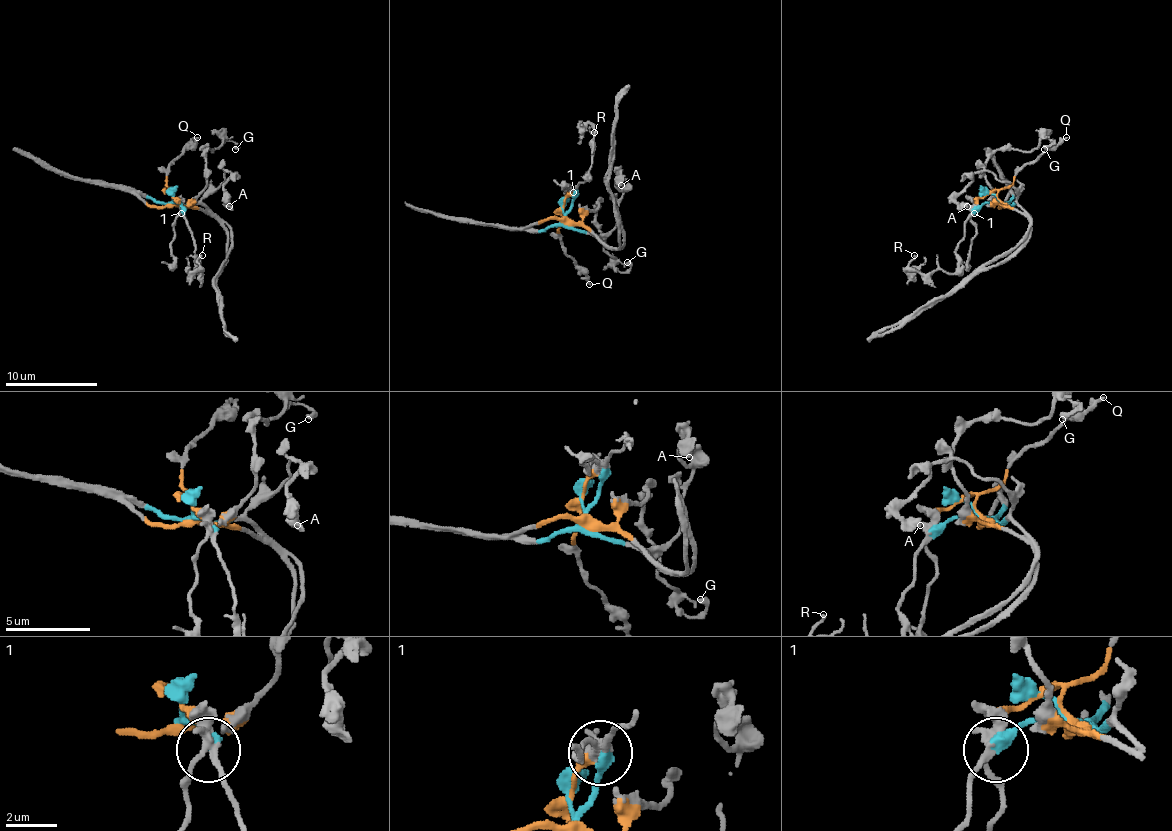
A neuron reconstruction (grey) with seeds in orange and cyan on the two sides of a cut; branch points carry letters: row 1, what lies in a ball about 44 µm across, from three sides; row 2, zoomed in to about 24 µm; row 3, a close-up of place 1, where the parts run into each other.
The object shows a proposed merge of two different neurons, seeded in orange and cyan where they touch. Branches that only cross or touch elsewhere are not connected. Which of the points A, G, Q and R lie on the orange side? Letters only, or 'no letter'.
G, Q

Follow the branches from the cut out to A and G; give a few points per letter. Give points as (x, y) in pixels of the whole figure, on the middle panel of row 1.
A: (564, 216), (566, 225), (594, 234), (606, 234), (615, 225), (622, 193), (615, 184), (619, 174), (622, 186)
G: (564, 216), (580, 220), (599, 202), (603, 248), (615, 266), (626, 271), (626, 262)

